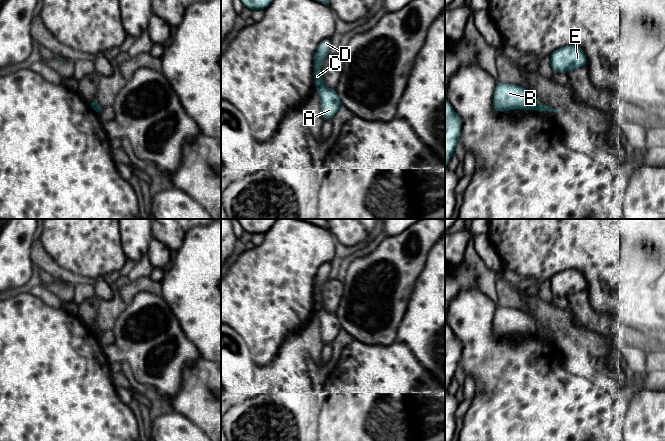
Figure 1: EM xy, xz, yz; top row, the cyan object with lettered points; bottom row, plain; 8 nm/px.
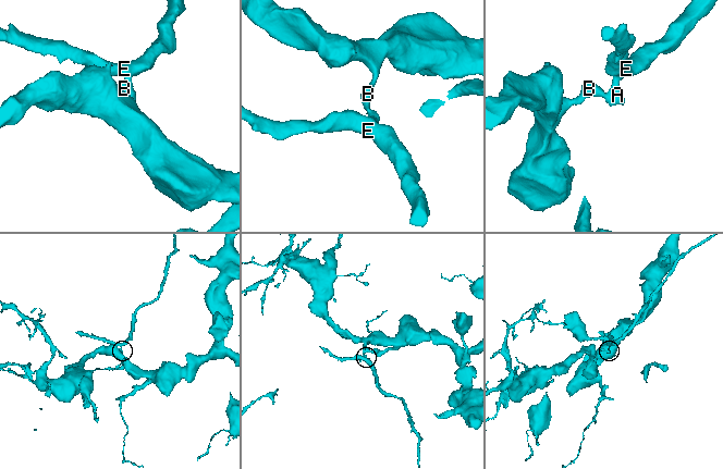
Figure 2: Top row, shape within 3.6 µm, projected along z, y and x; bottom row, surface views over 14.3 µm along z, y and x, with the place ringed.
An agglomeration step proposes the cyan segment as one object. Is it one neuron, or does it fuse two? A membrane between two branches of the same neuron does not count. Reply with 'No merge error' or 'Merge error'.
Merge error

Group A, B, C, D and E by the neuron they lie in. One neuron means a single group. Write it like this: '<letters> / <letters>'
A E / B C D

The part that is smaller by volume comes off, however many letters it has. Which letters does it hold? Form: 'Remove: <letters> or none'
Remove: A, E

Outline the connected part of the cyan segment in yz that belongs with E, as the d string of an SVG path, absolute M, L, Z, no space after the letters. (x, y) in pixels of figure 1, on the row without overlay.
M568 269L556 273L550 279L553 297L568 297L587 289L587 280L577 269Z

